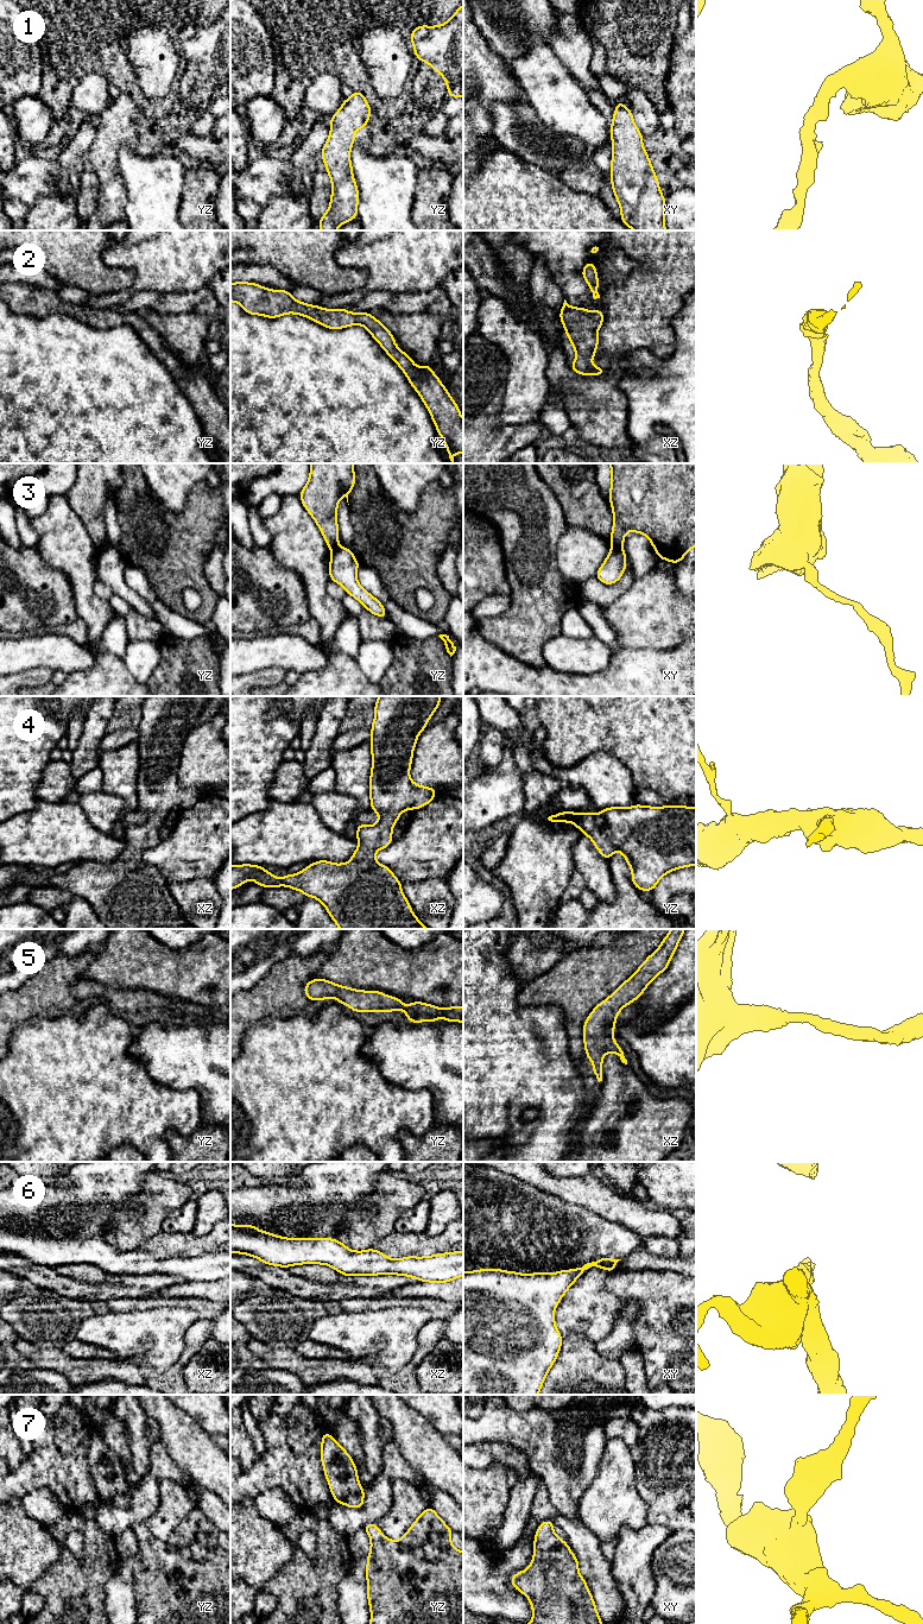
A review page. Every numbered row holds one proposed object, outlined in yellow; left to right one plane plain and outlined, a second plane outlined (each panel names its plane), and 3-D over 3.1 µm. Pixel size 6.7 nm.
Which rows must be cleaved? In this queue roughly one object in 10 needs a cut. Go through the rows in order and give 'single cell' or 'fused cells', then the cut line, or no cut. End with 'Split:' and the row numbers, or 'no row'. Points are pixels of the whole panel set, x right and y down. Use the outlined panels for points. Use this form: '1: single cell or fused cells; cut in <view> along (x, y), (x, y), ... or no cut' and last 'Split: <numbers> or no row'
1: single cell; no cut
2: single cell; no cut
3: fused cells; cut in xy along (612, 544), (621, 550)
4: single cell; no cut
5: single cell; no cut
6: single cell; no cut
7: single cell; no cut
Split: 3

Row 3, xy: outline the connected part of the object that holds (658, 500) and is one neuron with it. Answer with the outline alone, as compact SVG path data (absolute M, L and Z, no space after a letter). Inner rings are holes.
M609 463L612 487L608 492L614 523L609 542L622 550L627 531L646 536L658 558L681 563L684 555L696 546L696 463Z

